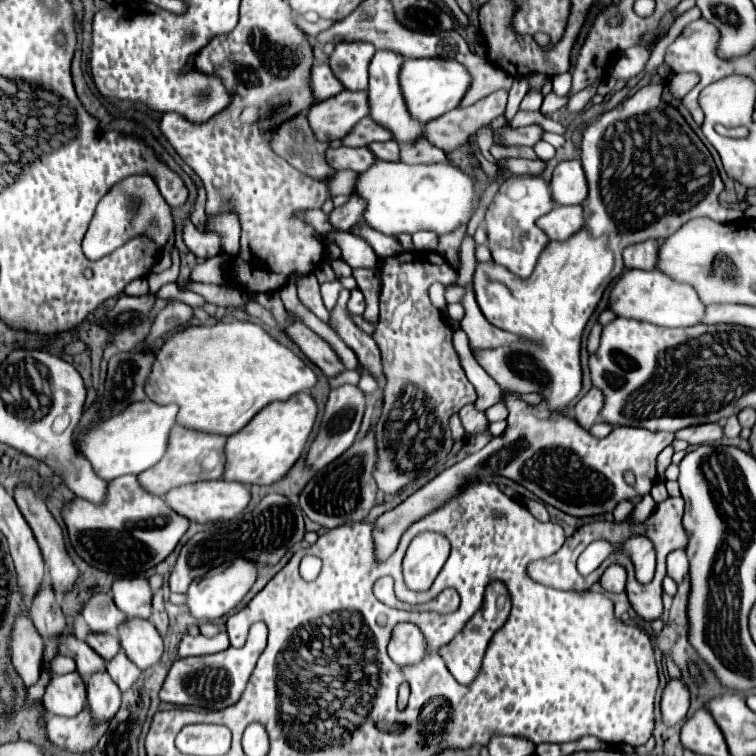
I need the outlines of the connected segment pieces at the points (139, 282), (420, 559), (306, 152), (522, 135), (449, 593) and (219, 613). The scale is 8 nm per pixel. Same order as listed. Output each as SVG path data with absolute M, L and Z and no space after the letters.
M135 278L135 280L125 288L127 294L135 294L135 296L139 296L139 294L147 294L147 290L149 290L147 278Z
M419 534L407 548L403 560L403 578L407 588L413 592L427 592L447 562L449 552L451 544L443 534Z
M303 116L289 120L285 128L277 130L277 136L273 136L273 148L279 156L283 156L289 164L307 176L329 180L335 174L325 158L329 142L317 140L307 118Z
M503 126L493 132L493 140L503 142L505 146L535 146L541 140L541 128L539 126L525 126L525 128L511 128Z
M451 588L443 590L439 596L437 596L437 602L433 602L431 610L425 610L425 612L437 612L437 614L451 614L459 608L459 594Z
M235 560L223 572L211 572L211 574L203 576L201 580L195 580L187 590L189 614L195 620L205 620L205 622L209 622L209 620L215 622L219 618L223 618L243 600L243 596L253 586L255 578L257 578L257 568L253 568L253 564L245 564L245 560Z

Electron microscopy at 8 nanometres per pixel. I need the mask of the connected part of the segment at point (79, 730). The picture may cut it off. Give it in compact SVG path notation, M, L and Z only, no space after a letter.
M87 708L75 718L50 716L46 728L50 742L69 752L91 750L105 732L105 728L97 728L97 732L93 732L93 728L89 728L89 710Z

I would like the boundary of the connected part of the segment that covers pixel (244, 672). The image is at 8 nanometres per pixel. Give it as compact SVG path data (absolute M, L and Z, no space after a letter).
M255 622L249 630L247 644L243 648L227 648L225 652L211 654L211 656L197 656L197 658L181 658L177 660L167 680L161 688L161 700L175 704L175 706L199 706L205 710L223 710L239 702L249 676L257 664L257 658L267 646L267 626L265 622Z

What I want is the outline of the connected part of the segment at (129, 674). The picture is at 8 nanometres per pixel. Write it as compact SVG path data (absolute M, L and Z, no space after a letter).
M119 652L113 660L109 660L109 676L113 676L113 682L121 692L127 692L139 680L141 670L125 656L125 652Z

